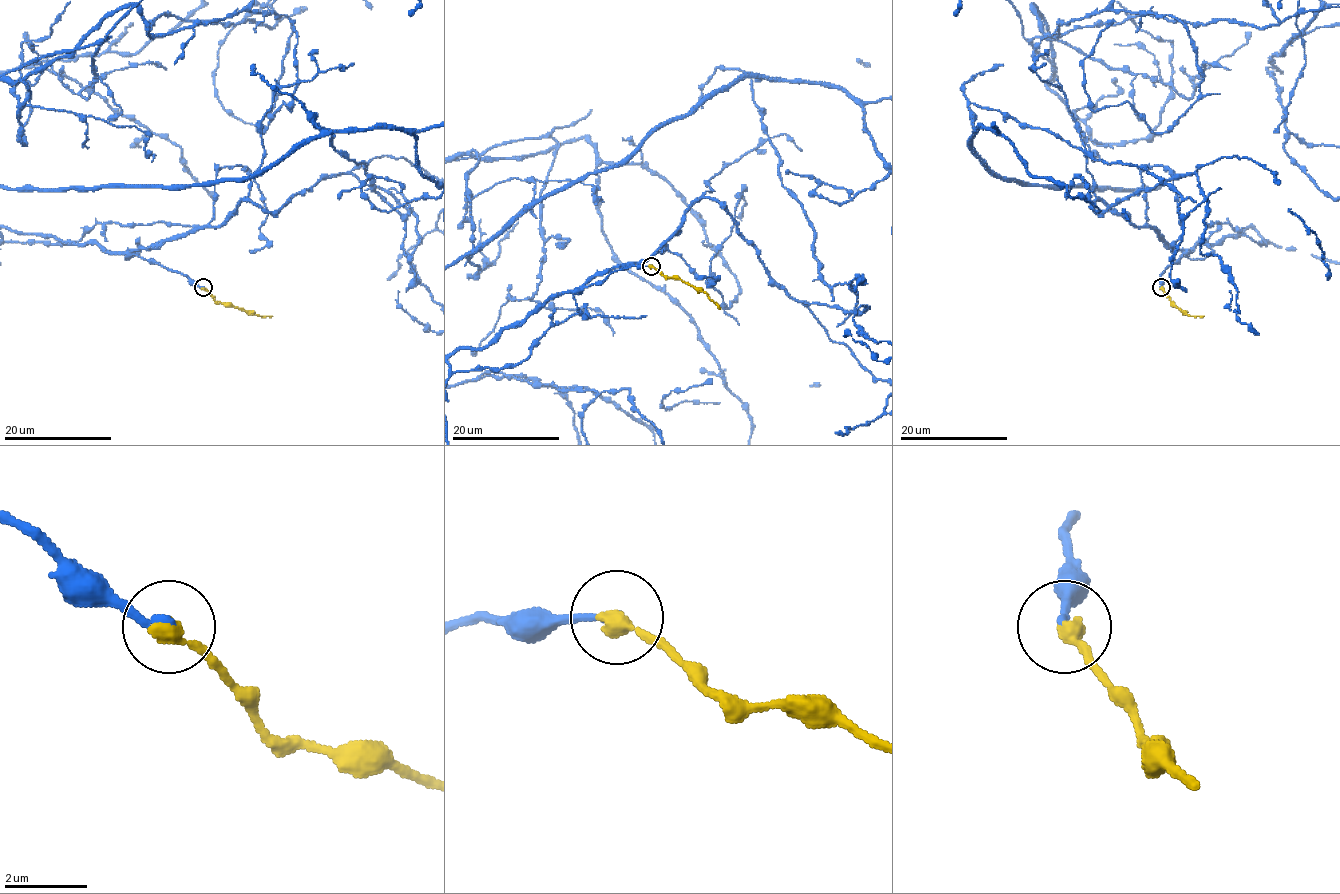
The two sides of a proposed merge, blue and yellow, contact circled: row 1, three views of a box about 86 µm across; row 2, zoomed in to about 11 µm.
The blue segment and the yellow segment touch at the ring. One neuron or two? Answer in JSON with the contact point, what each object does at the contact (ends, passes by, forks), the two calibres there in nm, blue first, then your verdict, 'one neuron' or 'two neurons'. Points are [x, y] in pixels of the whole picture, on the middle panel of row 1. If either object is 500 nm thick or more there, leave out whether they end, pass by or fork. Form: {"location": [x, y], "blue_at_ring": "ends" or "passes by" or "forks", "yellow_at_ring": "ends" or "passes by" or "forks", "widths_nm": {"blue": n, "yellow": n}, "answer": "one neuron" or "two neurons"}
{"location": [651, 266], "blue_at_ring": "ends", "yellow_at_ring": "ends", "widths_nm": {"blue": 170, "yellow": 400}, "answer": "one neuron"}

